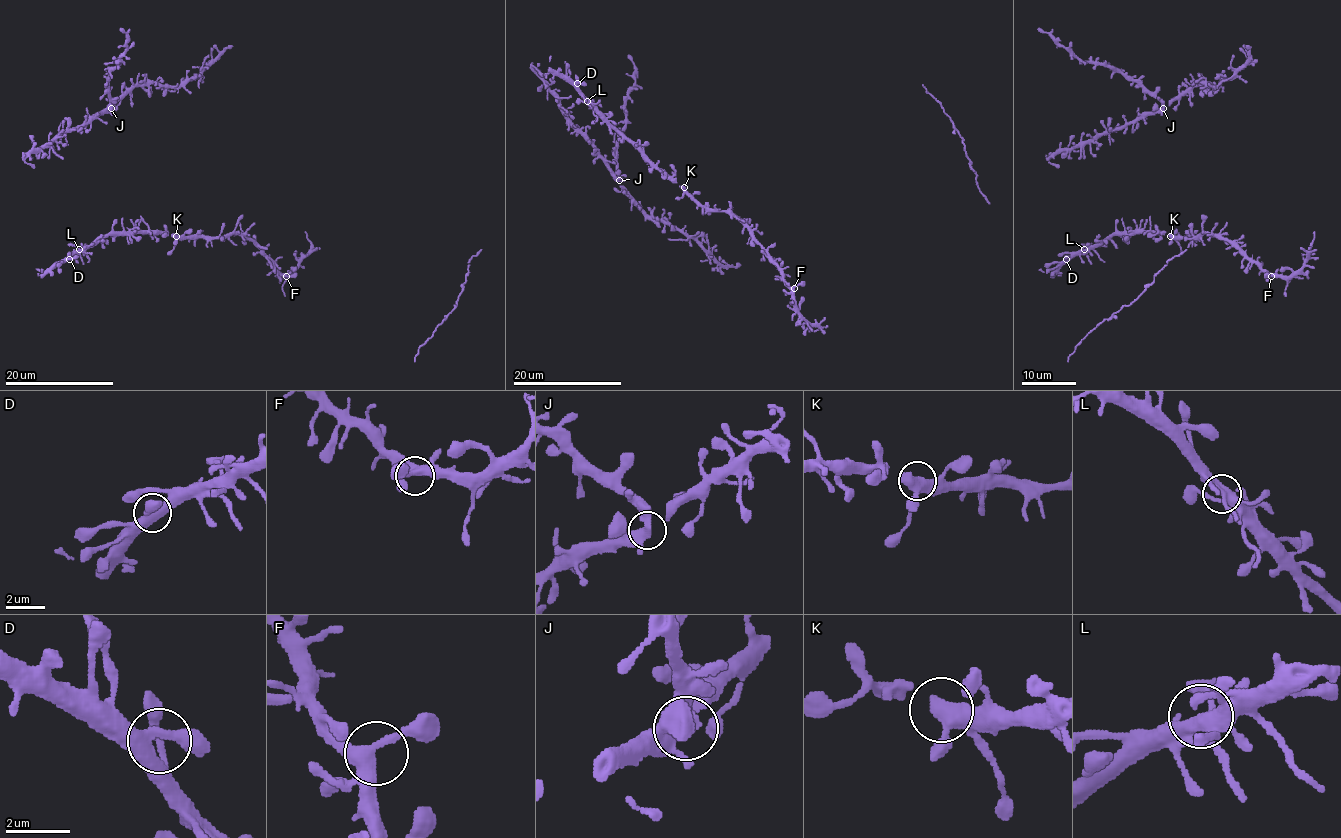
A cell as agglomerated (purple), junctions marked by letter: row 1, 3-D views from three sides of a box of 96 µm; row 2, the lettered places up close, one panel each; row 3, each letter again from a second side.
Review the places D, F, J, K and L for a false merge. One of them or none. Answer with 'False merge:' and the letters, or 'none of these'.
False merge: J

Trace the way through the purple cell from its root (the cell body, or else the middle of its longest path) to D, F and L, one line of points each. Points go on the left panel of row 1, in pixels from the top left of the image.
D: (174, 237), (168, 232), (109, 232), (100, 240), (73, 252), (69, 259)
F: (174, 237), (228, 237), (232, 233), (243, 233), (286, 276)
L: (174, 237), (168, 232), (109, 232), (79, 249)

